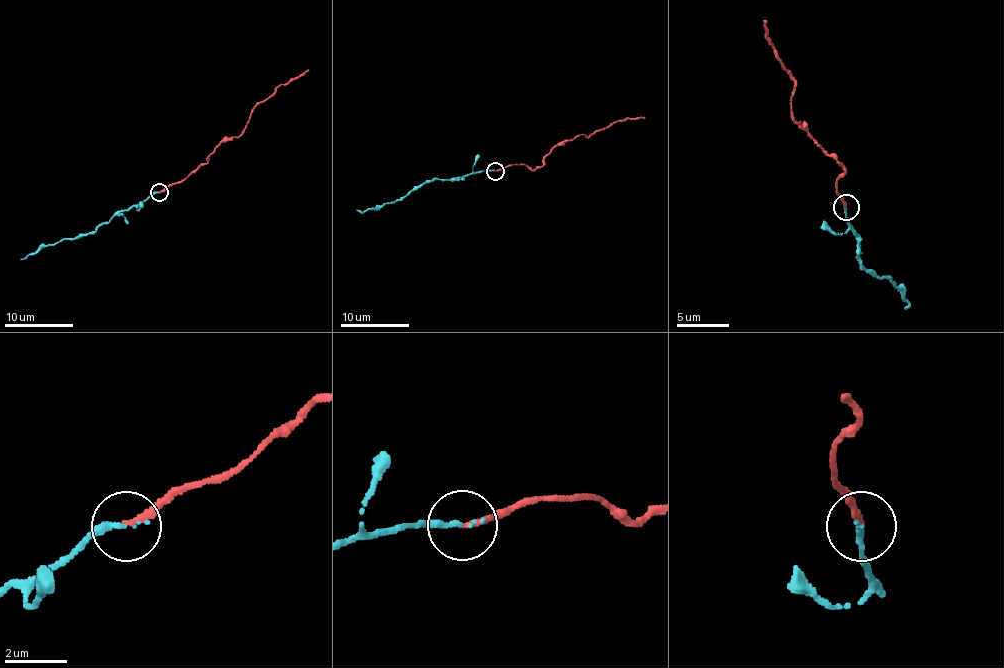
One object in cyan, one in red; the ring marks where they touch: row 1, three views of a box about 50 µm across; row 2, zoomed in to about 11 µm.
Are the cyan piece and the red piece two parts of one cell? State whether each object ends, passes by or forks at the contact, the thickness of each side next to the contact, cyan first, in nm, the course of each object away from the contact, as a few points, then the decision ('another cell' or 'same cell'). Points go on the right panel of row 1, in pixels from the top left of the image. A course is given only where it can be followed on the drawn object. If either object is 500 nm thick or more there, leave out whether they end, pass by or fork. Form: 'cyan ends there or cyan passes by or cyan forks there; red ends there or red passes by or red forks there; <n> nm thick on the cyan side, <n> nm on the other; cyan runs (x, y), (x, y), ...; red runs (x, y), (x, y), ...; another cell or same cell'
cyan ends there; red ends there; 220 nm thick on the cyan side, 220 nm on the other; cyan runs (846, 206), (849, 224), (857, 235), (859, 264), (893, 284), (906, 300), (904, 308); red runs (846, 206), (836, 193), (836, 180), (844, 170), (792, 115), (794, 81), (765, 37), (765, 21); same cell

